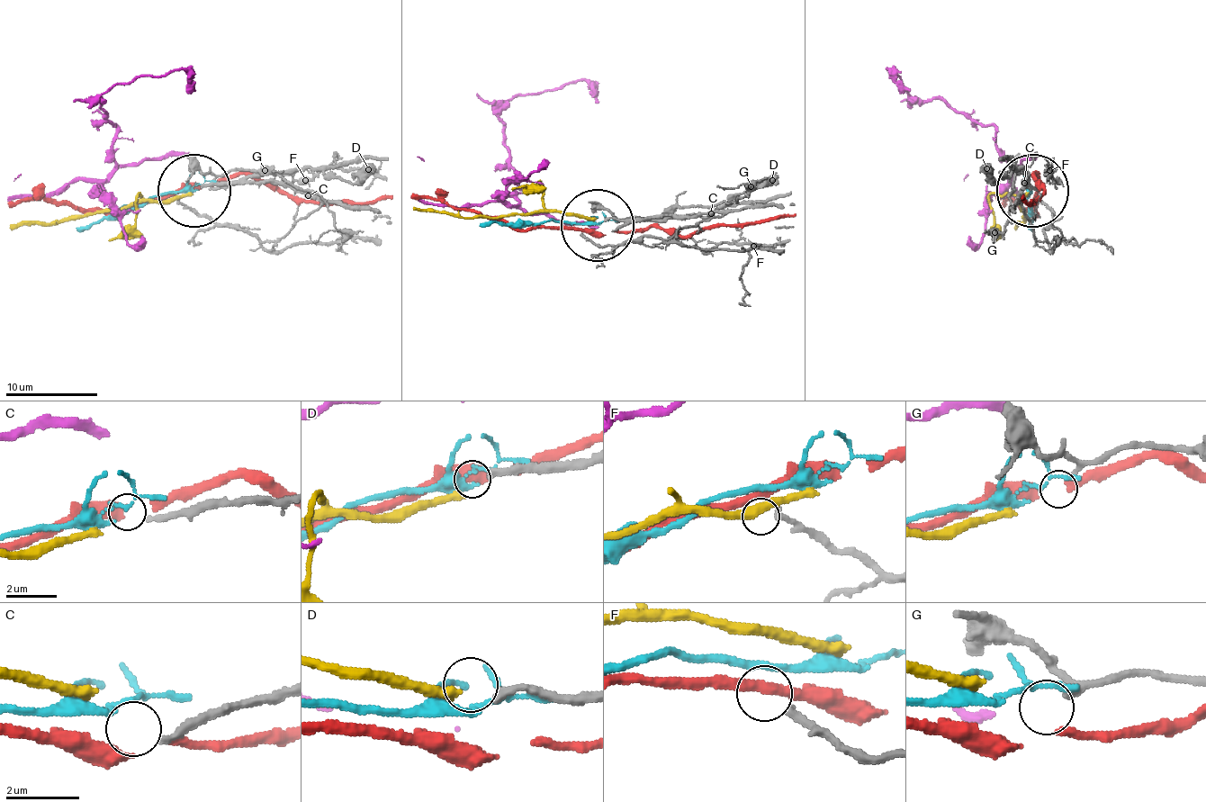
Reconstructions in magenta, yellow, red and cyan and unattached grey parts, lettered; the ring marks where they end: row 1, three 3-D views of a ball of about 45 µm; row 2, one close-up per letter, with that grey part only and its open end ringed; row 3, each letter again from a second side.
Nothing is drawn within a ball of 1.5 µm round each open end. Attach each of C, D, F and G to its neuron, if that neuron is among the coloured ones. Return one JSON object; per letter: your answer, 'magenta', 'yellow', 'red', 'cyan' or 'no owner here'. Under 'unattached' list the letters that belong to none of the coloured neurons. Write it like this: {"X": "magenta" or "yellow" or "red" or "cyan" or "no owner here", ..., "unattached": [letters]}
{"C": "no owner here", "D": "yellow", "F": "no owner here", "G": "red", "unattached": ["C", "F"]}

